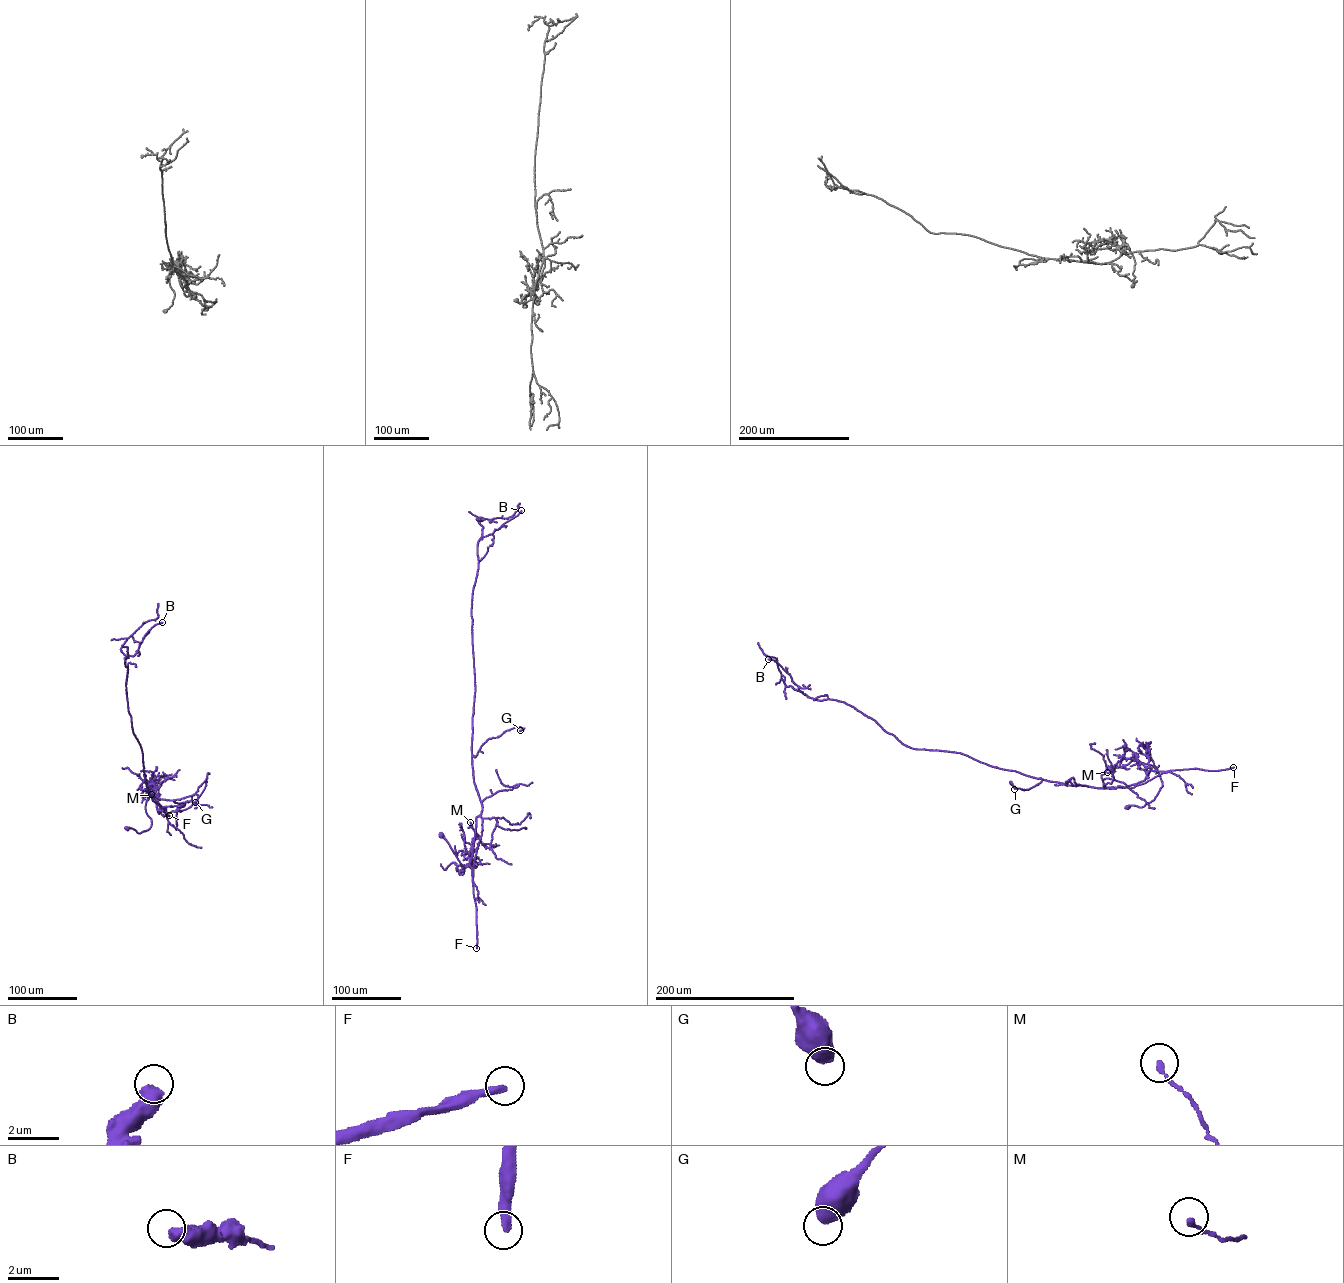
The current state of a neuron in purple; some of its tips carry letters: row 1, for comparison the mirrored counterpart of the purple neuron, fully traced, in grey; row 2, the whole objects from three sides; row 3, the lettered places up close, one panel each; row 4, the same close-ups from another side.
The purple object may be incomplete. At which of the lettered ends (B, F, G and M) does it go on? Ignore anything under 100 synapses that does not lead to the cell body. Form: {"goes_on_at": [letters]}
{"goes_on_at": ["F"]}

